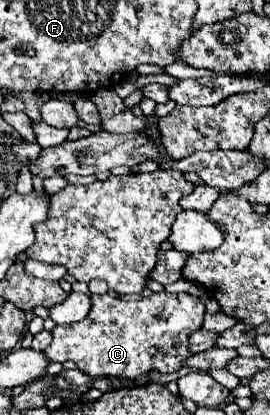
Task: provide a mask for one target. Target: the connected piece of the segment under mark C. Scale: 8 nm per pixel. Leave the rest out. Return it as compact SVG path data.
M153 292L147 298L123 302L109 294L91 294L91 310L83 322L71 324L71 326L55 326L53 330L53 342L43 352L49 362L75 362L79 370L91 376L107 376L107 378L129 378L137 380L151 370L157 370L161 374L175 372L183 368L183 362L191 356L187 338L191 332L201 328L205 306L199 298L191 294L169 294L169 292Z

